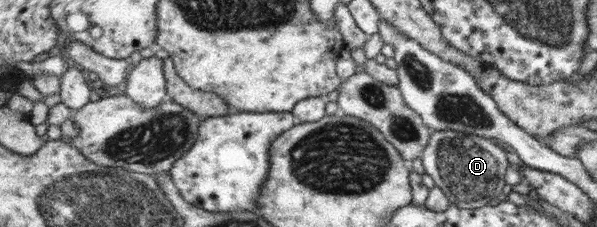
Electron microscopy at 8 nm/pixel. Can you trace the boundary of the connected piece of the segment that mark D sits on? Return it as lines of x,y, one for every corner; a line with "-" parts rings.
455,130
430,131
428,144
421,151
418,157
422,163
424,172
432,178
436,187
448,199
450,205
463,205
464,208
480,208
488,205
492,198
496,198
502,192
504,186
504,172
508,168
506,156
502,152
502,147
498,148
492,144
490,139
478,138
478,136
461,133

